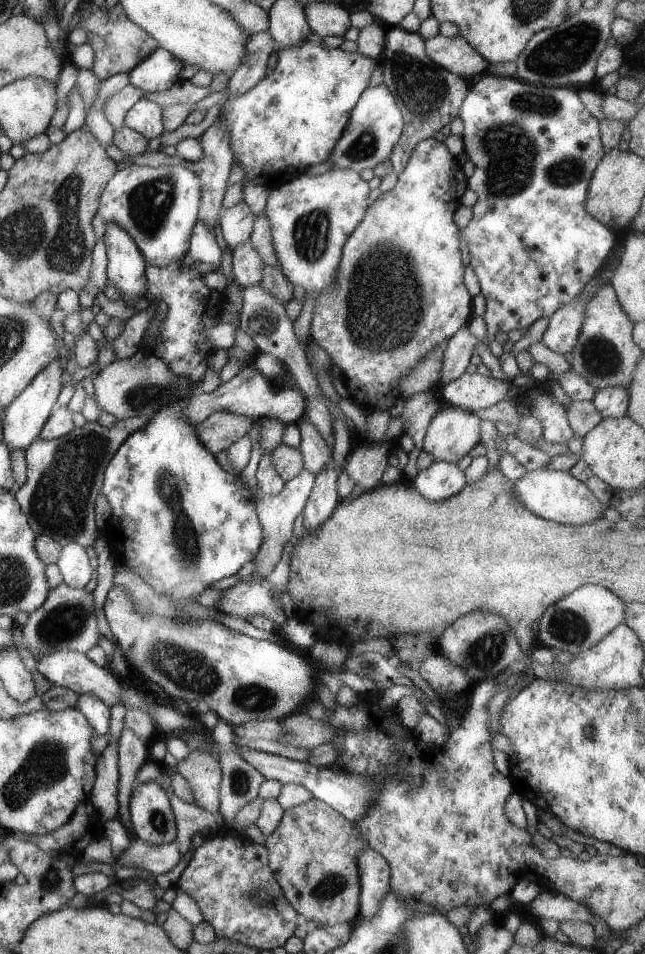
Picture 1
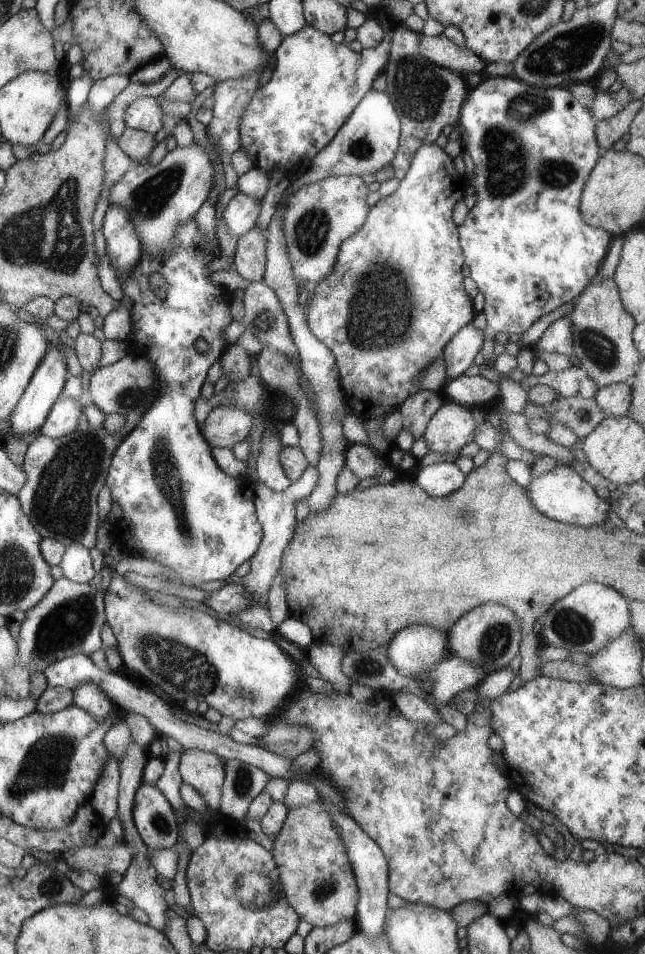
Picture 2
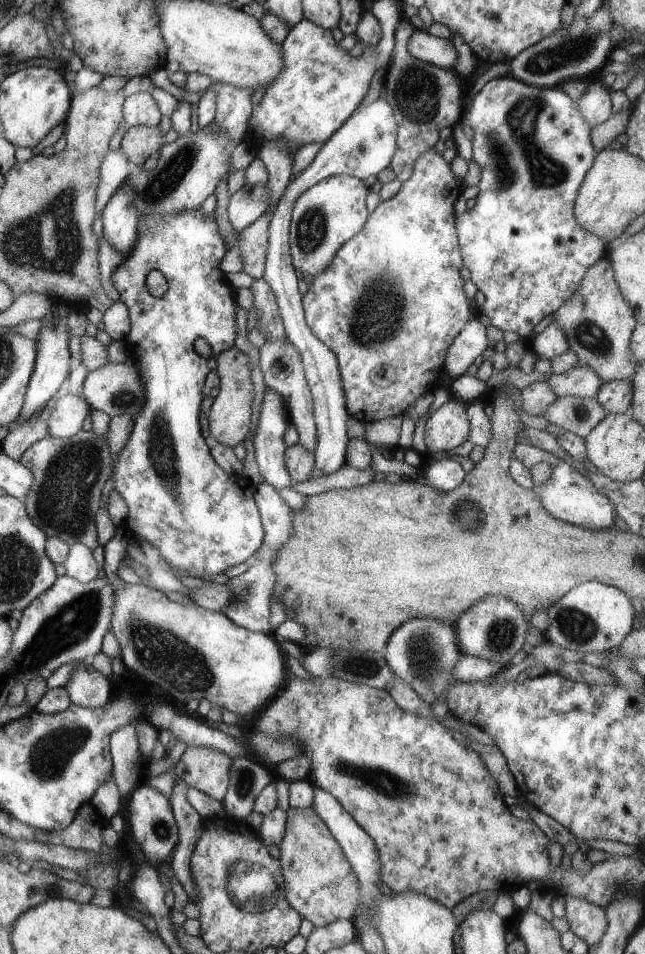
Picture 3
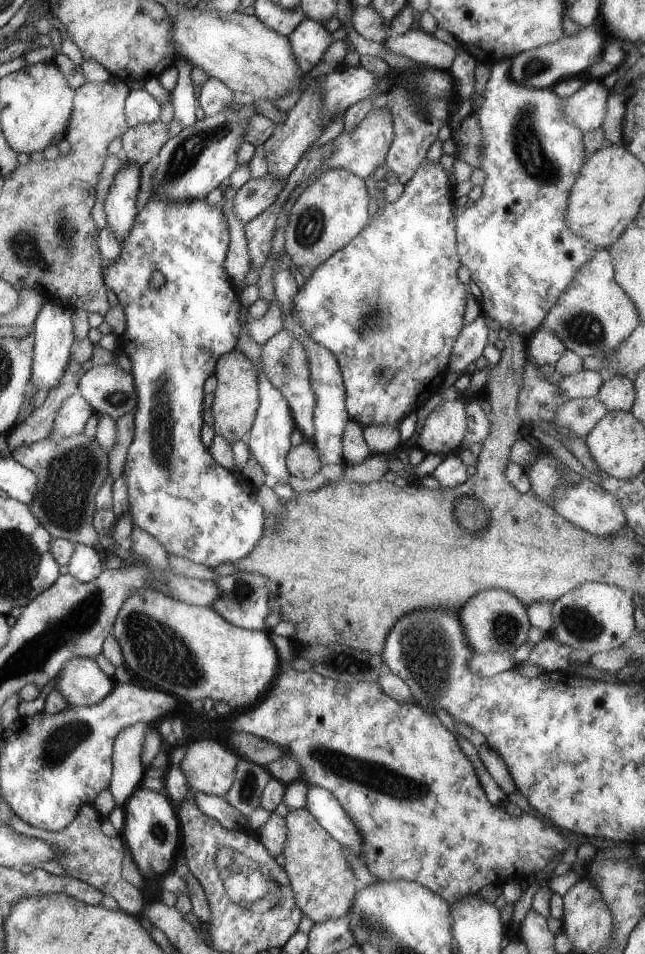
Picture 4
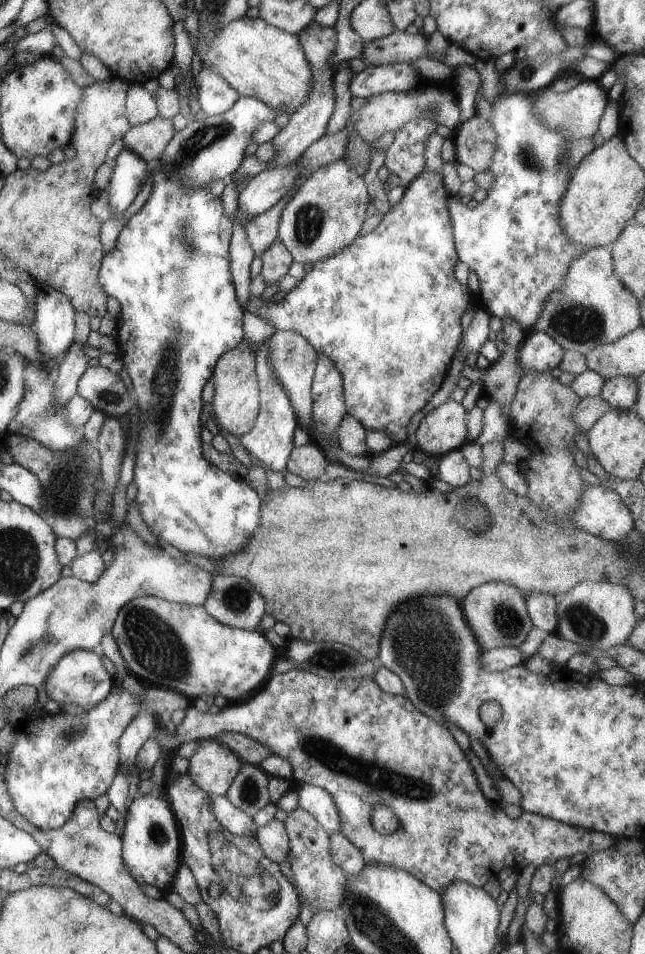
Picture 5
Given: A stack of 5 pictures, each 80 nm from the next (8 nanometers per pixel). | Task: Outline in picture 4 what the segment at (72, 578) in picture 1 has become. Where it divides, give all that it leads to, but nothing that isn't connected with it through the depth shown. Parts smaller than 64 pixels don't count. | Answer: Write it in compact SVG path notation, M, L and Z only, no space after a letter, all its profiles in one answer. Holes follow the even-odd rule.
M76 543L74 548L74 554L72 554L70 562L68 562L68 575L84 584L98 578L104 571L98 548L79 543Z

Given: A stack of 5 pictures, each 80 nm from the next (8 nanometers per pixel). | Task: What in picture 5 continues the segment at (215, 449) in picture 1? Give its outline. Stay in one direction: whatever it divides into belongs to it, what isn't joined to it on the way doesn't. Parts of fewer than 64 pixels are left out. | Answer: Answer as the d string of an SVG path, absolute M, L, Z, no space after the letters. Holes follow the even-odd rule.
M244 339L236 348L220 356L211 378L215 388L212 410L216 423L219 429L227 430L238 438L252 430L260 409L255 364L254 349Z

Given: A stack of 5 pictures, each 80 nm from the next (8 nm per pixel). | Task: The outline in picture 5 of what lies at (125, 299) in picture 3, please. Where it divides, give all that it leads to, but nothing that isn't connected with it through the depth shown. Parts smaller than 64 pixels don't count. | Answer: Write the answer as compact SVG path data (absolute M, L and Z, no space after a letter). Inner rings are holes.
M159 162L154 163L151 169L154 174L152 174L150 198L146 200L146 204L142 206L142 209L135 216L132 216L126 226L122 228L122 232L118 236L118 243L114 246L114 250L110 250L104 256L99 271L100 287L108 297L116 298L122 309L116 319L117 333L115 334L115 341L119 349L118 356L122 360L128 376L132 379L134 391L138 397L135 407L138 411L138 418L140 418L140 430L138 430L138 440L136 440L136 462L134 462L131 499L136 502L144 522L160 542L173 546L179 555L194 553L215 561L218 558L236 554L242 548L246 548L246 544L256 534L256 528L259 528L260 510L262 510L262 499L255 490L250 488L248 481L245 478L236 478L236 476L232 476L228 472L222 472L220 468L210 464L204 458L201 442L201 432L204 425L201 424L200 415L205 404L202 400L203 388L208 380L211 380L213 370L220 356L236 348L244 340L243 317L245 311L240 306L236 296L234 278L232 278L230 272L229 249L230 236L232 236L232 220L224 212L224 206L222 206L220 198L212 196L210 187L198 188L198 190L184 188L184 184L180 184L180 180L168 180L168 176L164 176Z

